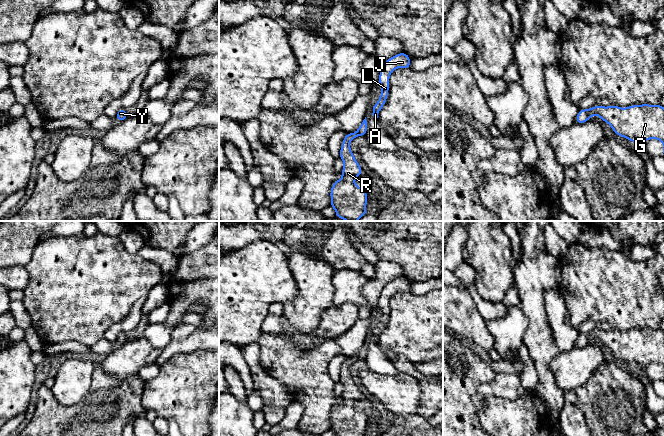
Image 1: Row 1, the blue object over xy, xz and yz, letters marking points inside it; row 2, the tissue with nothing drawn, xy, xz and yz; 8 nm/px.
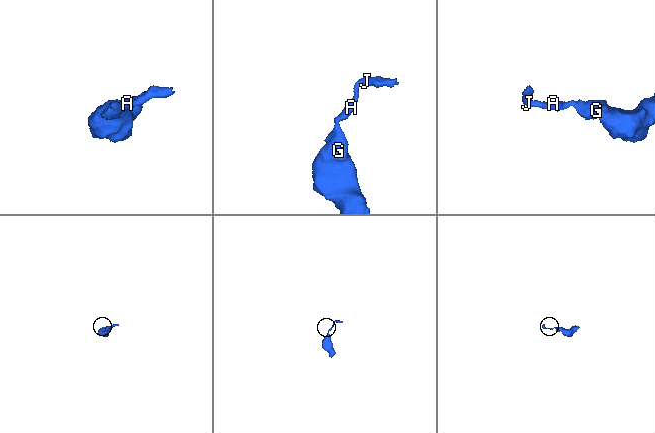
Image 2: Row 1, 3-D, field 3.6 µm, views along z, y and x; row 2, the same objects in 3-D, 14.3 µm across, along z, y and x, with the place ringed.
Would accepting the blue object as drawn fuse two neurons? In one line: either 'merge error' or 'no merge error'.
no merge error

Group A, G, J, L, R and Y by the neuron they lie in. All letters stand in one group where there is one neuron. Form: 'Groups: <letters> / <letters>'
Groups: A G J L R Y

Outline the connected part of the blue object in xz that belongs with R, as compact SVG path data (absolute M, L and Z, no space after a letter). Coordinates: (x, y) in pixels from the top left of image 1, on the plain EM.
M366 341L354 357L347 357L342 365L339 381L344 386L342 402L333 407L330 414L330 430L335 436L367 436L367 416L355 409L355 402L363 398L359 387L354 382L349 367L356 361L367 357Z

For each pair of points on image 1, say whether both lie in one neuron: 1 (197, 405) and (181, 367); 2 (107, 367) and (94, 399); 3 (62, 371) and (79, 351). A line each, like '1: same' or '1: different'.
1: same
2: different
3: different

